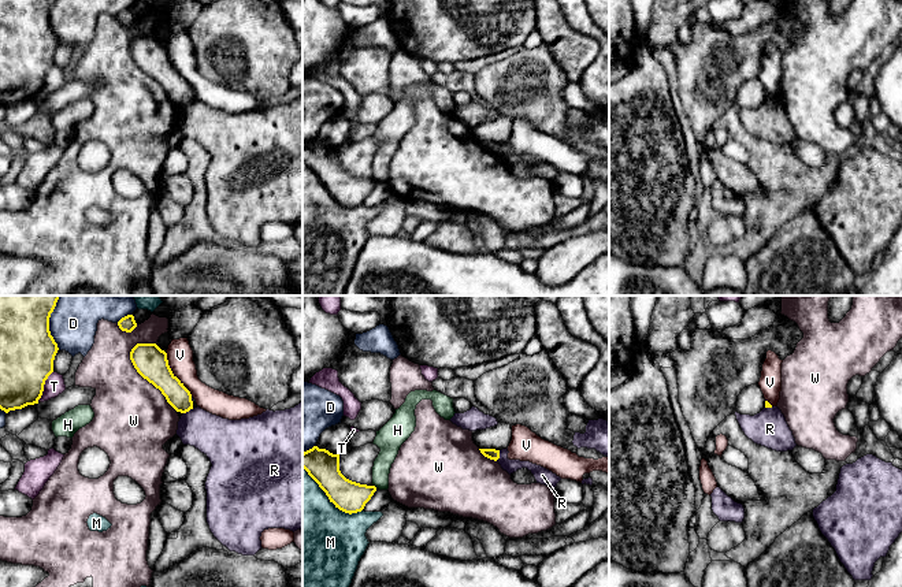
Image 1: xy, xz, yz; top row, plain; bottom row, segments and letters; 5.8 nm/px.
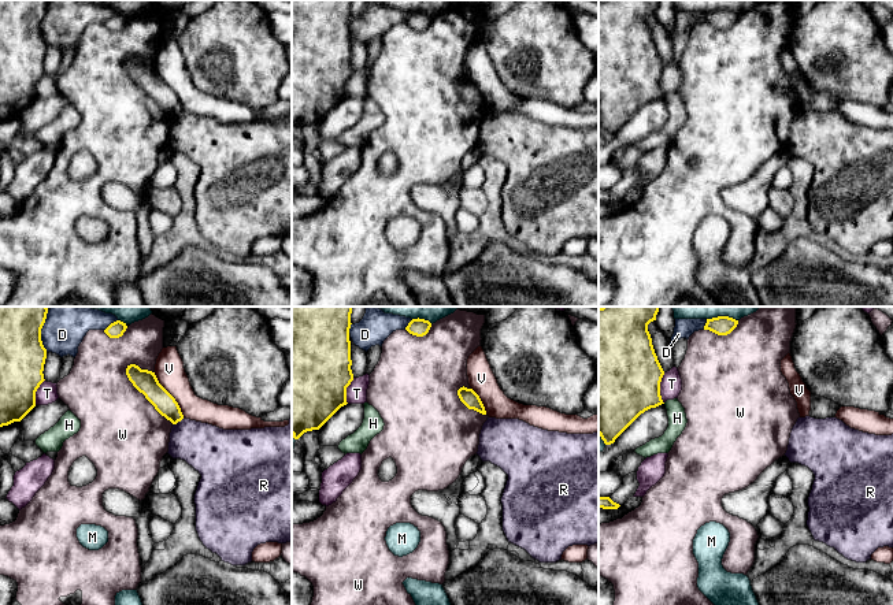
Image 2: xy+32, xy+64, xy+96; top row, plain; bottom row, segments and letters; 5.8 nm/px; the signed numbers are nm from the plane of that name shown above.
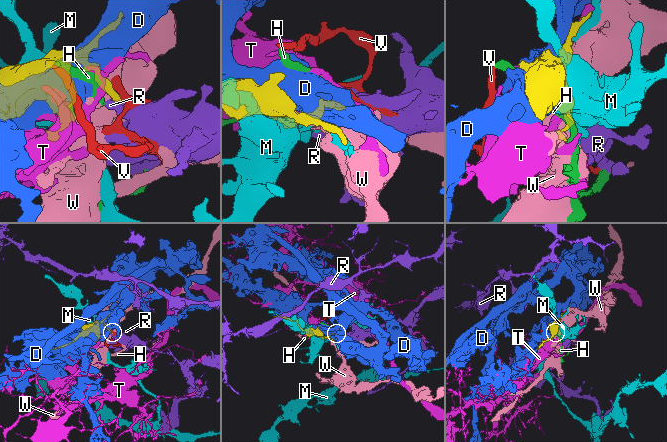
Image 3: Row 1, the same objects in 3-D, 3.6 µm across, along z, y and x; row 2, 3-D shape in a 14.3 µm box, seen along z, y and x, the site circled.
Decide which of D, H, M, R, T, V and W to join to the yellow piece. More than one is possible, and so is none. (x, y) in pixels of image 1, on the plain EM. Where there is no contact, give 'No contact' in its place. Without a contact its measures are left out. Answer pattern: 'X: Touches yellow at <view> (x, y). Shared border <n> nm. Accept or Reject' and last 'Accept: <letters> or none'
D: Touches yellow at xy (48, 21). Shared border 260 nm. Reject
H: Touches yellow at xz (374, 179). Shared border 40 nm. Reject
M: Touches yellow at xz (330, 193). Shared border 440 nm. Reject
R: Touches yellow at xz (498, 149). Shared border 70 nm. Reject
T: Touches yellow at xy (43, 80). Shared border 200 nm. Reject
V: Touches yellow at xy (173, 69). Shared border 300 nm. Reject
W: Touches yellow at xy (144, 71). Shared border 480 nm. Reject
Accept: none

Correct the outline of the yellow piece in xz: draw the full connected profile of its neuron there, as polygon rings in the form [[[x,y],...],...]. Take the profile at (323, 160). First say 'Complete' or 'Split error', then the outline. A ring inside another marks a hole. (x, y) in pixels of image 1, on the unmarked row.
Complete. [[[318,140],[302,146],[302,161],[326,186],[330,196],[349,208],[361,205],[376,185],[375,179],[346,172],[339,164],[339,148]]]

